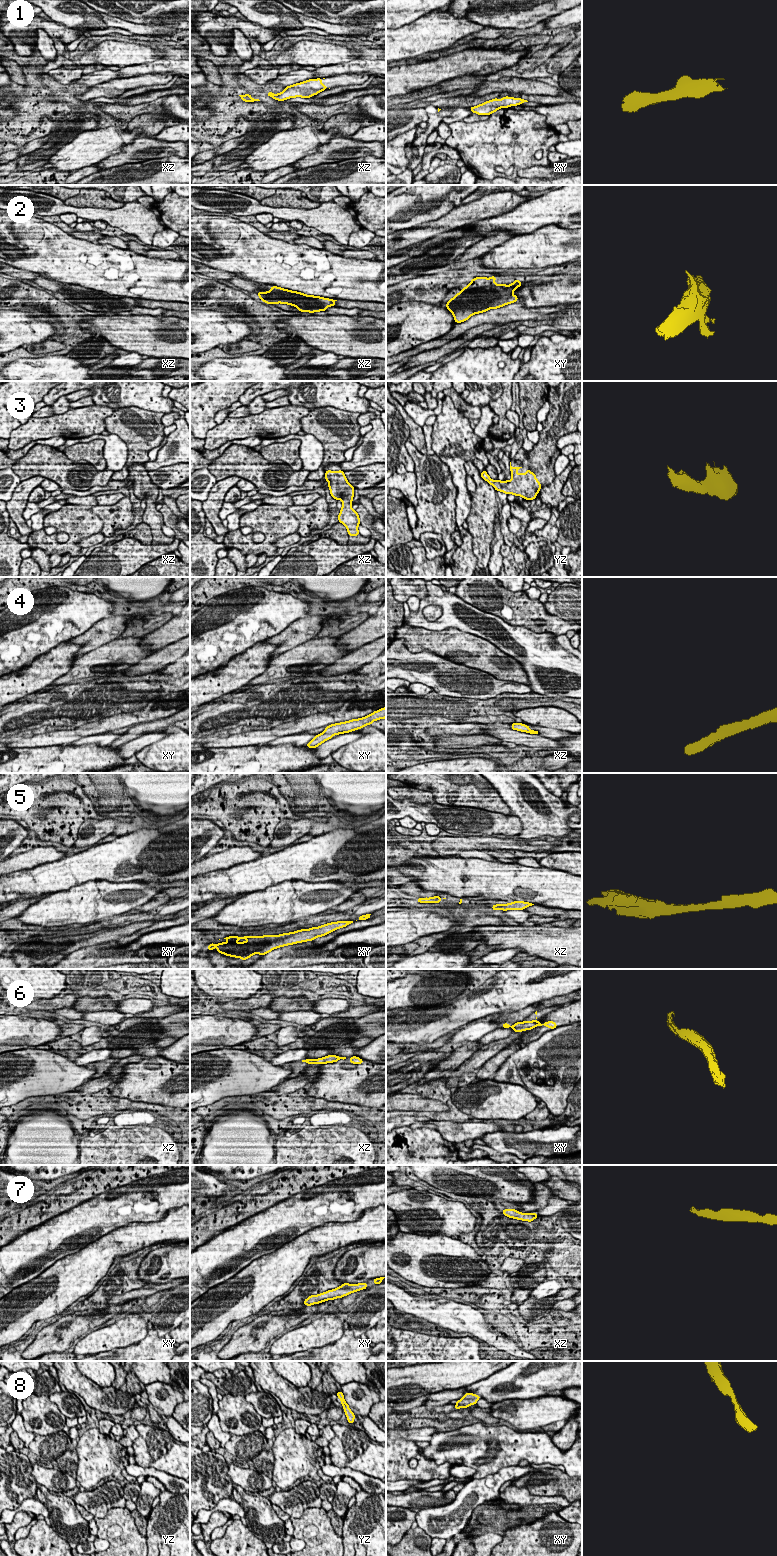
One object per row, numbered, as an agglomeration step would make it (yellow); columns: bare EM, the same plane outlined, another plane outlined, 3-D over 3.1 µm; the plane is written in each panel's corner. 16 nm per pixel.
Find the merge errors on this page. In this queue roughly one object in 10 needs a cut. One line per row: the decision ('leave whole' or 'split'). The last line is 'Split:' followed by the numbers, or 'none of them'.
1: leave whole
2: leave whole
3: leave whole
4: leave whole
5: leave whole
6: leave whole
7: leave whole
8: leave whole
Split: none of them

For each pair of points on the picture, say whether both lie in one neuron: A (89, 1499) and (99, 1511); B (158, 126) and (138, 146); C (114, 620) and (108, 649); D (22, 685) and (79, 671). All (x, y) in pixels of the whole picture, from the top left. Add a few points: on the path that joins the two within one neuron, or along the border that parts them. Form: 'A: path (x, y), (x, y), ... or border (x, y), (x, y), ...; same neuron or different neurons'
A: path (92, 1502), (98, 1508); same neuron
B: border (153, 136), (141, 137); different neurons
C: border (111, 640), (93, 649); different neurons
D: border (76, 658), (70, 668), (52, 683); different neurons

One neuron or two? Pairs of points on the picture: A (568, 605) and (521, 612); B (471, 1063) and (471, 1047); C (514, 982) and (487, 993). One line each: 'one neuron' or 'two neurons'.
A: two neurons
B: two neurons
C: one neuron

